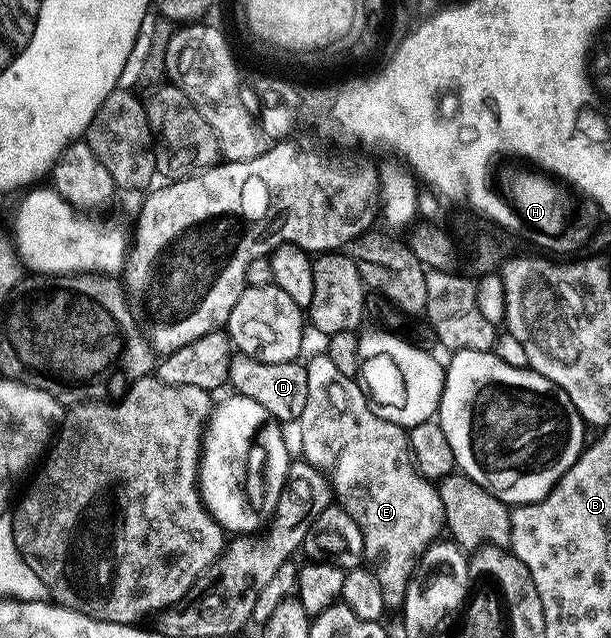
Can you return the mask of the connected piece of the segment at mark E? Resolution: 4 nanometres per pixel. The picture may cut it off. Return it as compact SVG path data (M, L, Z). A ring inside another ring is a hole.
M327 354L310 357L305 371L309 395L307 408L303 408L300 417L304 461L331 476L332 497L361 529L365 549L363 562L378 582L379 592L382 593L386 607L404 607L405 593L411 585L412 578L409 577L412 576L417 561L422 561L423 555L442 537L446 529L443 502L440 500L438 487L417 469L409 447L406 427L397 426L394 422L375 416L362 383L356 377L343 376Z

